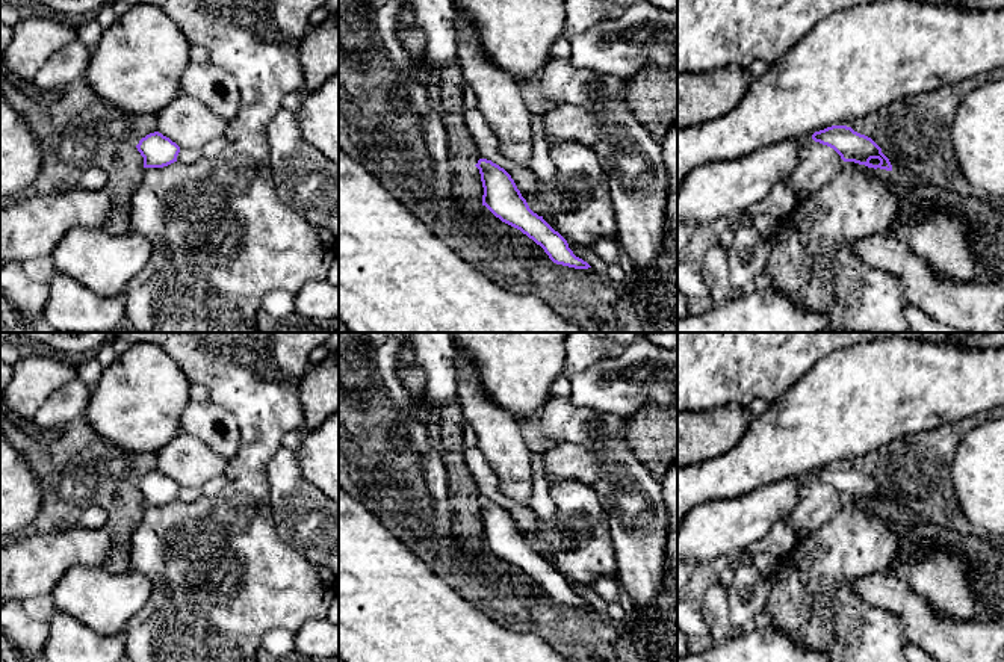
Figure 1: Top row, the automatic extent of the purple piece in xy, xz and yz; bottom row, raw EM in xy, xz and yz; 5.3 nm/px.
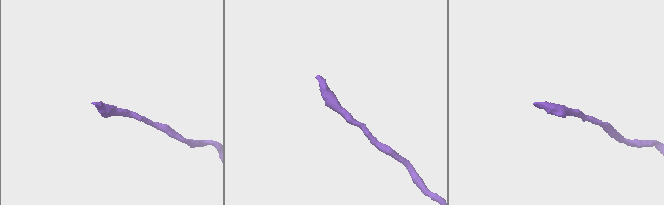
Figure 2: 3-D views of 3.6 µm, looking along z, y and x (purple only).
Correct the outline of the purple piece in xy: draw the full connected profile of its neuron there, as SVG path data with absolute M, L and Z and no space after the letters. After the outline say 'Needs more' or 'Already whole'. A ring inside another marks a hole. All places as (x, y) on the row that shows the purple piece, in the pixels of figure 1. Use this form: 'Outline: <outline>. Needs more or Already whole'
Outline: M159 131L150 133L136 145L144 157L144 168L163 168L177 162L180 147Z. Already whole

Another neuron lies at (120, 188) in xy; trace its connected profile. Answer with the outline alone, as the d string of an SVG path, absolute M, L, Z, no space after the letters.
M113 172L107 189L112 209L103 228L110 234L127 234L130 233L132 183L124 172Z

